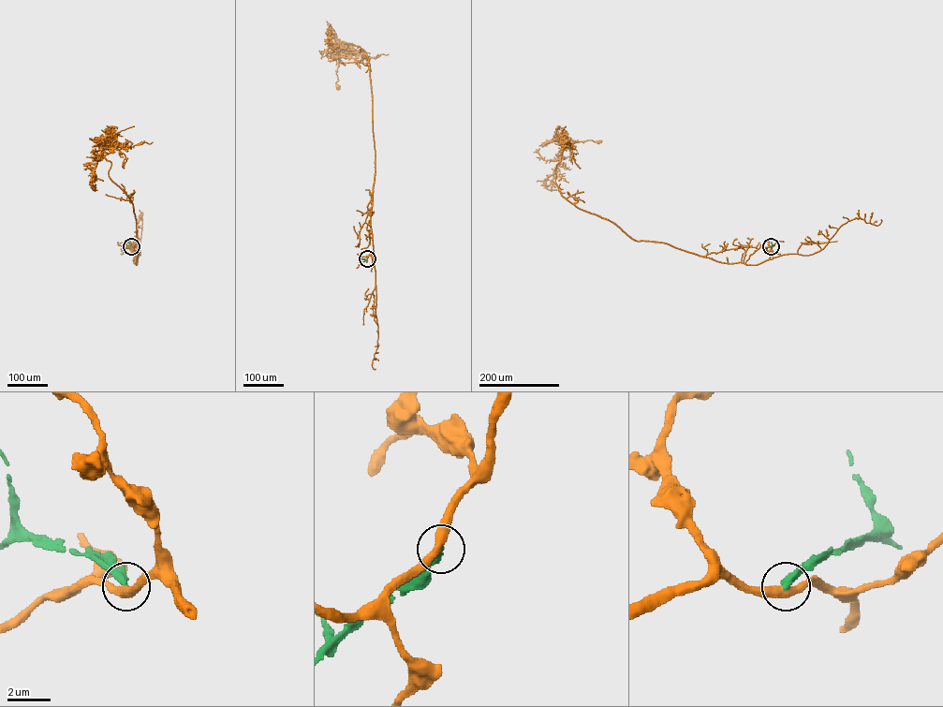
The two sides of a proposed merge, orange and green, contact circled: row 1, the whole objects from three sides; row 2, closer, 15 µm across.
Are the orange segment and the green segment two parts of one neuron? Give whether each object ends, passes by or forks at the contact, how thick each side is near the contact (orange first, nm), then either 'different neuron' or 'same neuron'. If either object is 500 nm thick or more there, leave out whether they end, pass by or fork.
orange passes by; green ends; calibres 400 and 380 nm; different neuron

